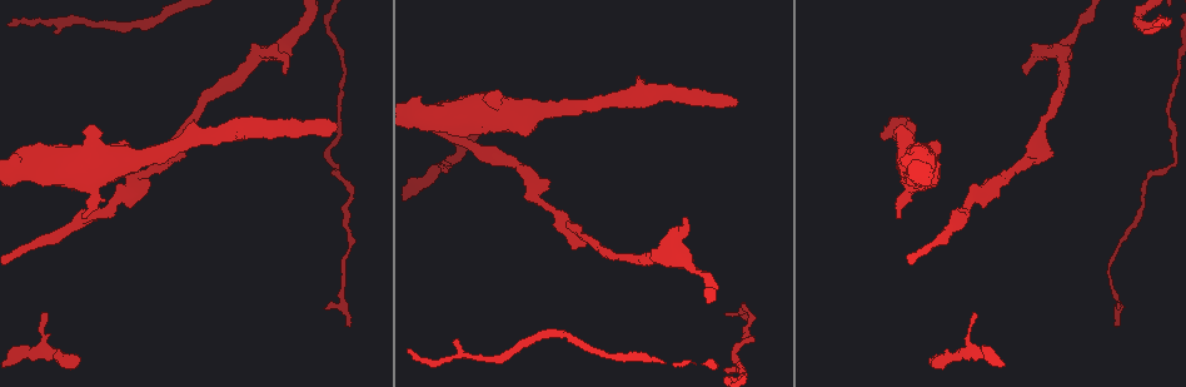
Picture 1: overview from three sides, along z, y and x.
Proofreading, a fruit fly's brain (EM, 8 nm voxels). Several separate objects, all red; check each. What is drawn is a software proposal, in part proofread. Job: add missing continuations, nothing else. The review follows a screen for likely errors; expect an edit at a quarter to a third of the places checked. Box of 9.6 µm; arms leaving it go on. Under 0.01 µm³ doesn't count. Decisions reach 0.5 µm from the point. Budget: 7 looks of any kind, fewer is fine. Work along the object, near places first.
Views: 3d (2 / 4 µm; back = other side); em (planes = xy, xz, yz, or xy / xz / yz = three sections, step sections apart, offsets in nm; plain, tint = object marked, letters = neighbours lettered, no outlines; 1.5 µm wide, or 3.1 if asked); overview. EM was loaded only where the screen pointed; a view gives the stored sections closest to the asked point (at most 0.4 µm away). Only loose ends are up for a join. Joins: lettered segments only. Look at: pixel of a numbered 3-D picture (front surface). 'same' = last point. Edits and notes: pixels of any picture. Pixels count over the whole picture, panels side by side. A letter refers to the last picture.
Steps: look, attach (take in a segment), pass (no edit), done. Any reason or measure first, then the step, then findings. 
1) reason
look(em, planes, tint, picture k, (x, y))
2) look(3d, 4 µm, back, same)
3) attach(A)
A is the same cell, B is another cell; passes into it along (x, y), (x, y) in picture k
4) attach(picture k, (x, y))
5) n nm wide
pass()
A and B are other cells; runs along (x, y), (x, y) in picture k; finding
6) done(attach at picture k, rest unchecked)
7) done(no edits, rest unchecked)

branch stops here
look(3d, 2 µm, back, picture 1, (337, 127))

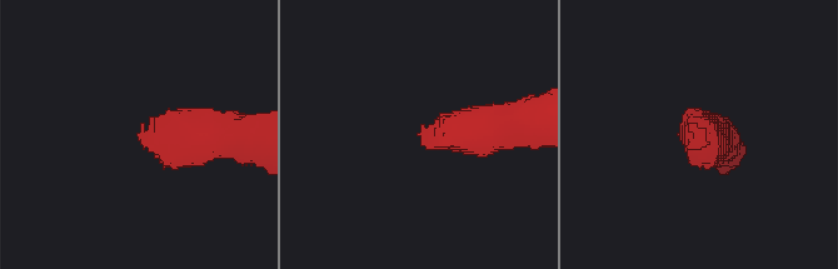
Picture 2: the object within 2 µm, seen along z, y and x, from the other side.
now the EM
look(em, planes, letters, picture 2, (143, 142))

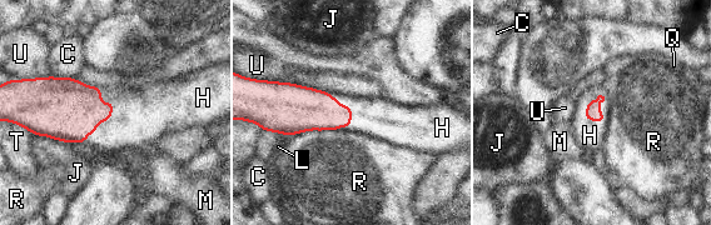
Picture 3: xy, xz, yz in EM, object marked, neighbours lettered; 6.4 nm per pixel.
U touches over 420 nm
attach(H)
H is the same cell, C, J, L, M, Q, R, T and U are other cells; passes into it along (74, 109), (113, 110), (140, 116) in picture 3; the cell continues

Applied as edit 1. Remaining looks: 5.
look(em, xz, step 8, tint, picture 1, (1114, 325))

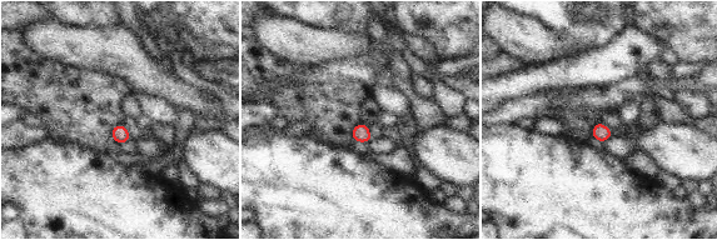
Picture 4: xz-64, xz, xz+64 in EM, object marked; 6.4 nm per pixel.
look(em, planes, letters, same)

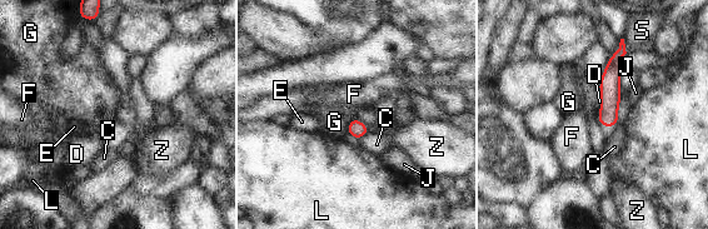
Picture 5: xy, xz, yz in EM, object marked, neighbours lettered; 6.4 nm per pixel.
110 nm wide
attach(D)
D is the same cell, C, E, F, G, J, L, S and Z are other cells; passes into it along (609, 86), (608, 125), (608, 132) in picture 5; it goes on there

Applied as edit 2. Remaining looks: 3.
tapers out
look(em, xy, step 4, plain, picture 1, (974, 315))

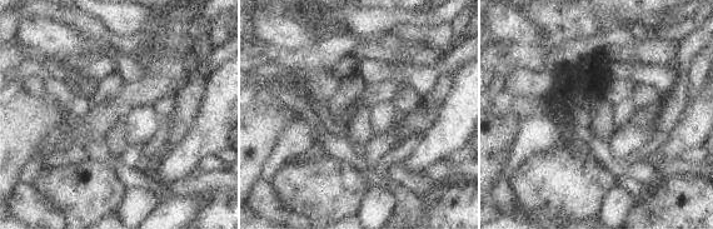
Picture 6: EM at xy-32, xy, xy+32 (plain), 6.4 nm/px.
see the neighbours
look(em, xy, step 4, letters, same)

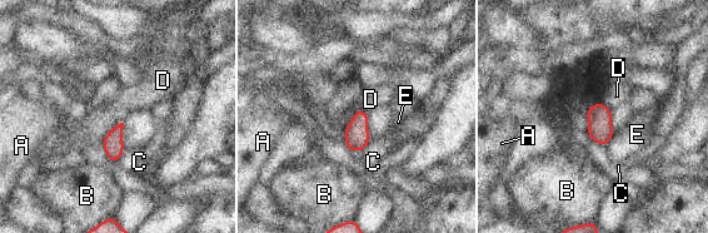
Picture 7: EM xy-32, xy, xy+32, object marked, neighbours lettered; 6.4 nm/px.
pass()
A, B, C, D and E are other cells; border along (368, 114), (358, 109), (343, 130) in picture 7; no lettered segment goes on from it

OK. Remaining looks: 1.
done(attach at picture 3, attach at picture 5, rest unchecked)

